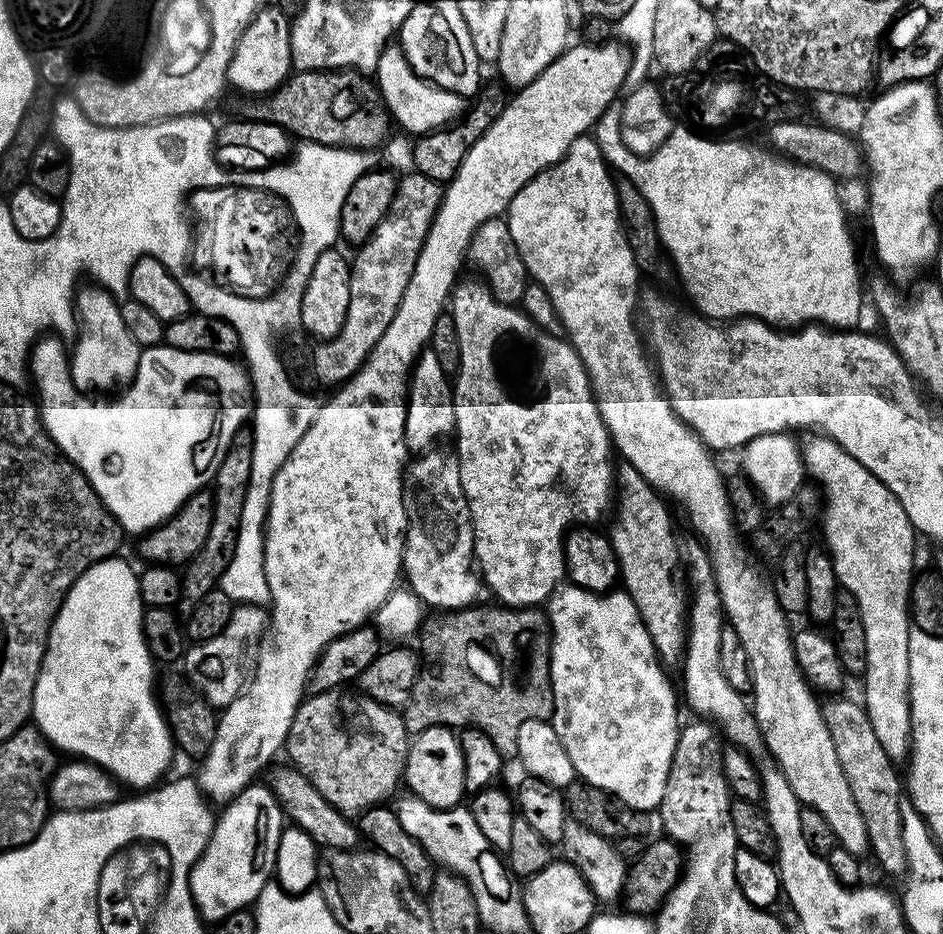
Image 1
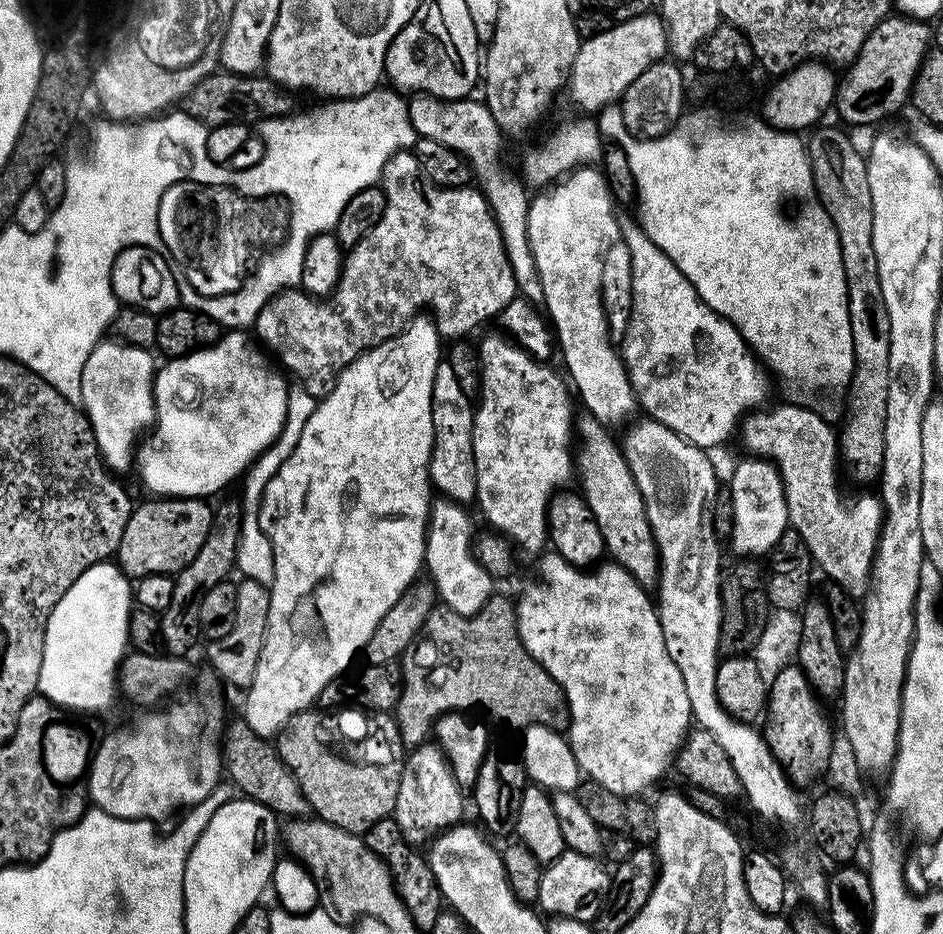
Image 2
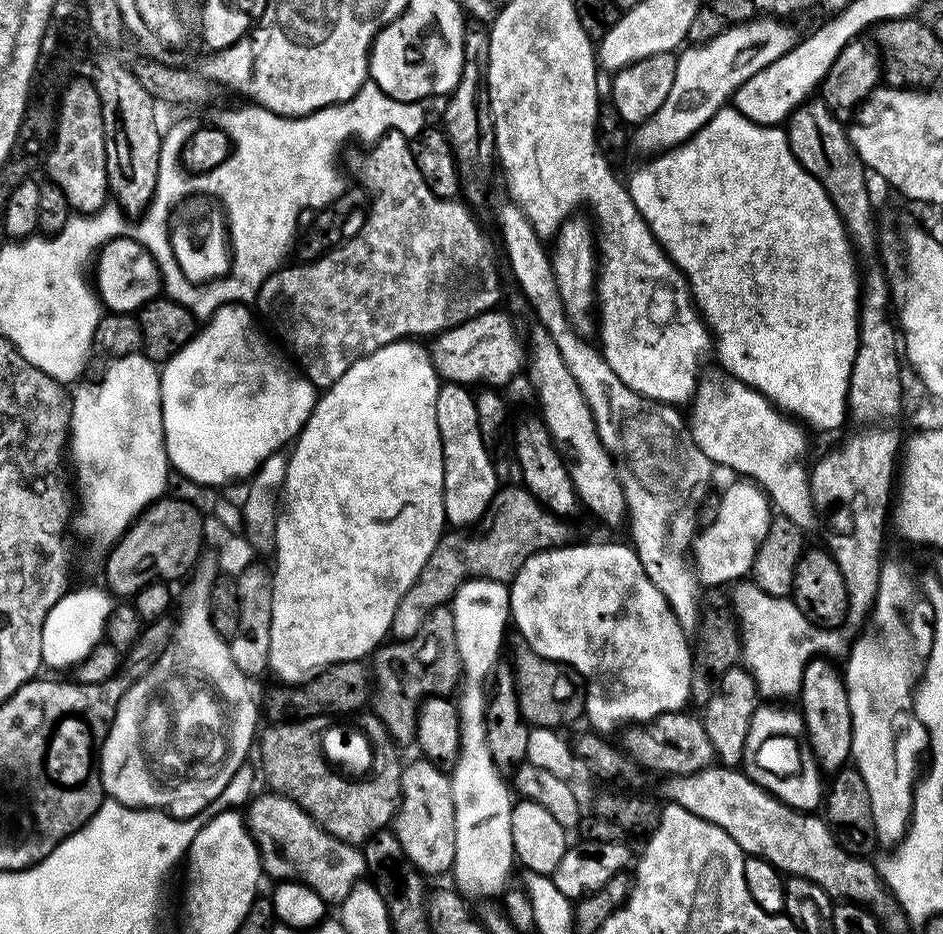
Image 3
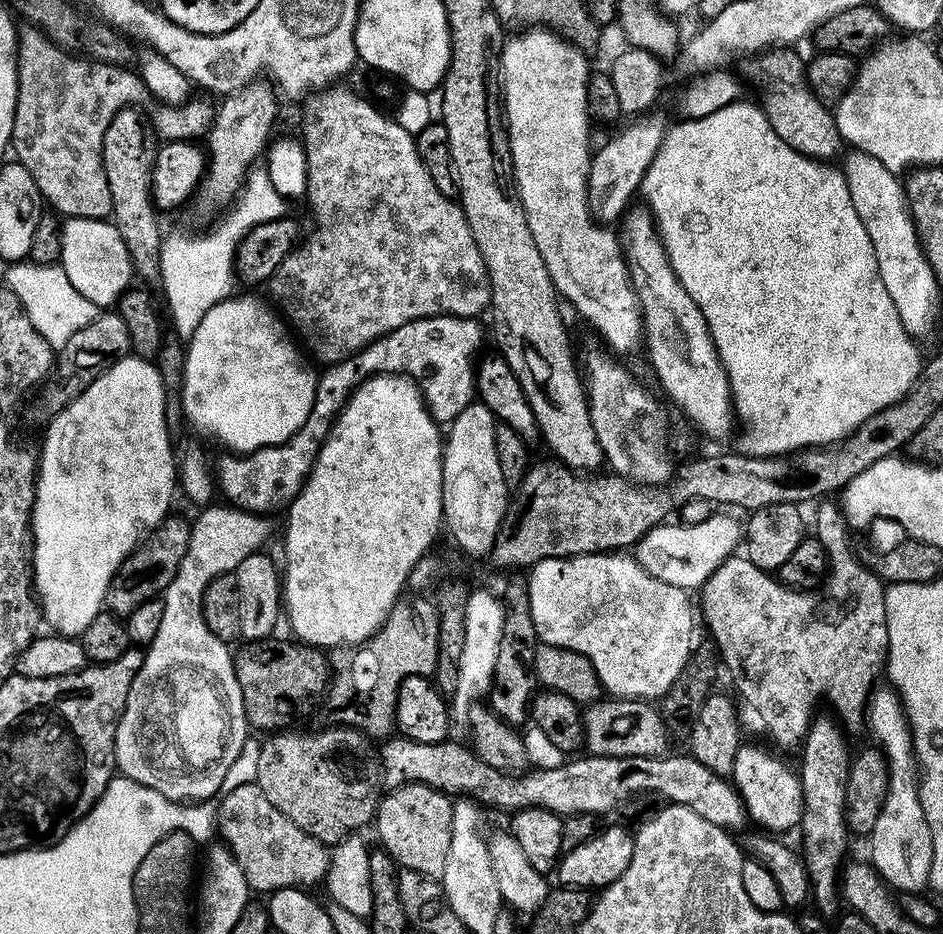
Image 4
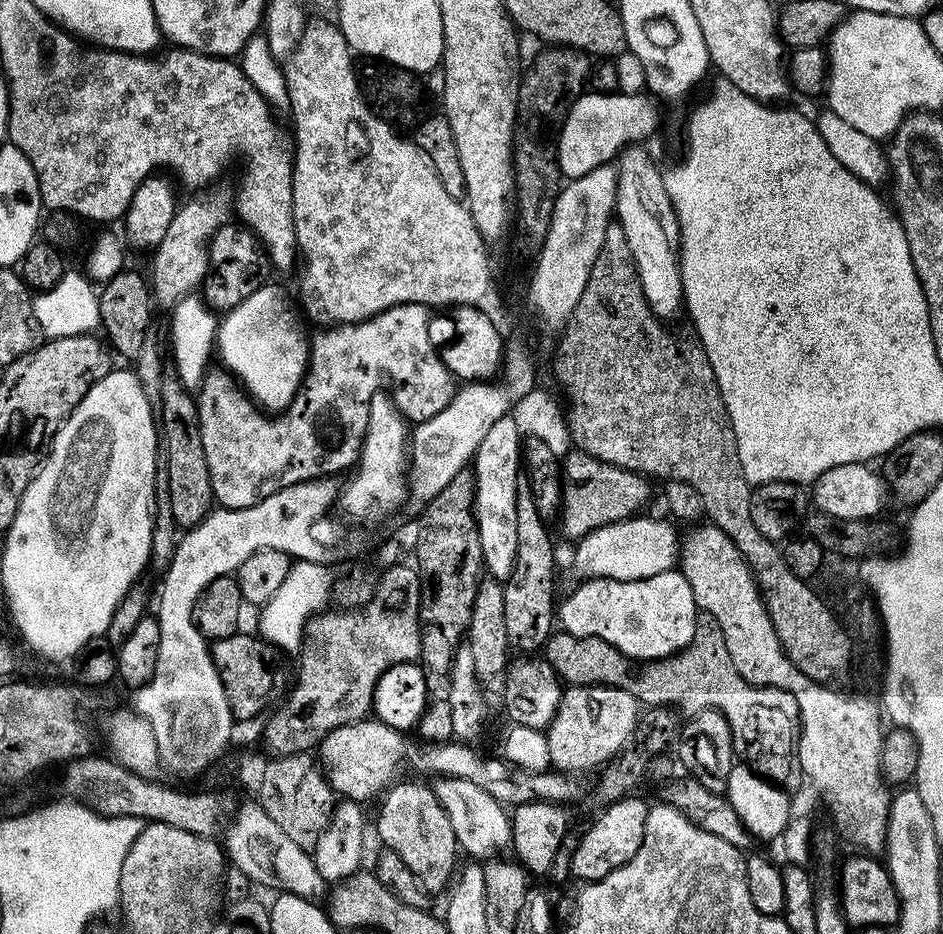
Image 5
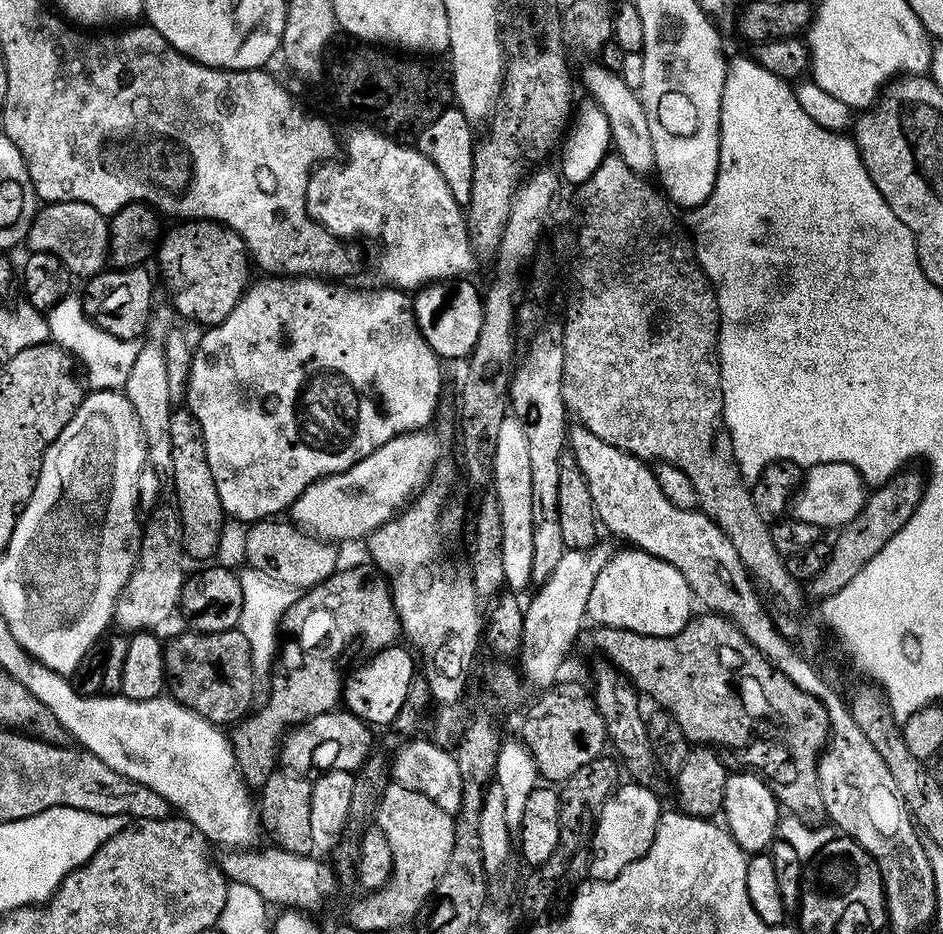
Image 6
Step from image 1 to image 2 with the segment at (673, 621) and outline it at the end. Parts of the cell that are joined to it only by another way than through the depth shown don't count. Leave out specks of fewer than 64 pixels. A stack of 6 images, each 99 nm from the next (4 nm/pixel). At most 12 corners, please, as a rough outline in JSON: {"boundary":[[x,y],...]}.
{"boundary":[[574,420],[579,487],[604,551],[645,586],[660,555],[624,449]]}

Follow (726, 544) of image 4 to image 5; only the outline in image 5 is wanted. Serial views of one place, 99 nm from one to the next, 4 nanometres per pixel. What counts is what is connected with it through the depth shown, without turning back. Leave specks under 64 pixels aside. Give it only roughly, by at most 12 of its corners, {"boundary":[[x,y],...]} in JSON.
{"boundary":[[635,516],[577,541],[581,579],[673,571],[671,521]]}

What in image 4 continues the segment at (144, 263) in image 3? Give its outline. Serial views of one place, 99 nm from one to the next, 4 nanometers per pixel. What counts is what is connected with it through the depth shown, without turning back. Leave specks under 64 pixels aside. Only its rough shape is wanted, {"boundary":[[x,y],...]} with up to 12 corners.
{"boundary":[[107,219],[61,223],[70,286],[111,309],[134,284],[130,253]]}

